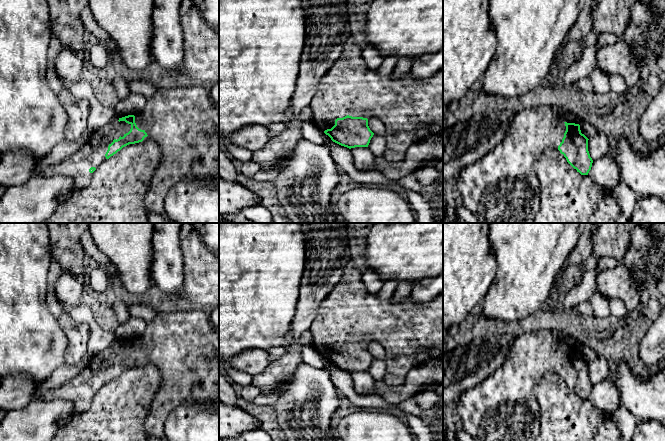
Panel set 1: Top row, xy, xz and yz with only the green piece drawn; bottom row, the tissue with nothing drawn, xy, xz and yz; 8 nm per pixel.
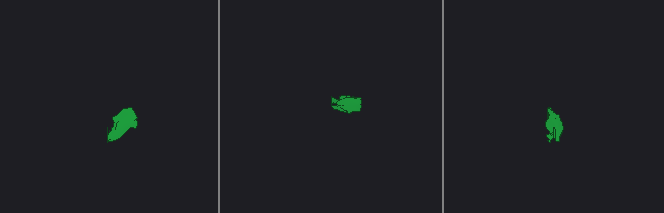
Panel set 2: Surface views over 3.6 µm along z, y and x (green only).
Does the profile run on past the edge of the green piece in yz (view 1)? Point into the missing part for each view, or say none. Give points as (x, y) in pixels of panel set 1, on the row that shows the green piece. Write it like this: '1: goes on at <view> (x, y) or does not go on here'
1: does not go on here

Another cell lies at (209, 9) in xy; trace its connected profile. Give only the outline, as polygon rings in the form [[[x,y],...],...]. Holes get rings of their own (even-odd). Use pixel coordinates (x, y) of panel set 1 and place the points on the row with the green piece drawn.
[[[192,0],[205,23],[219,33],[219,0]]]

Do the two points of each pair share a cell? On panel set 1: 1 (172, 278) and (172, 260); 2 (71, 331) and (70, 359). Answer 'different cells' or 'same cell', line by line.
1: same cell
2: same cell

